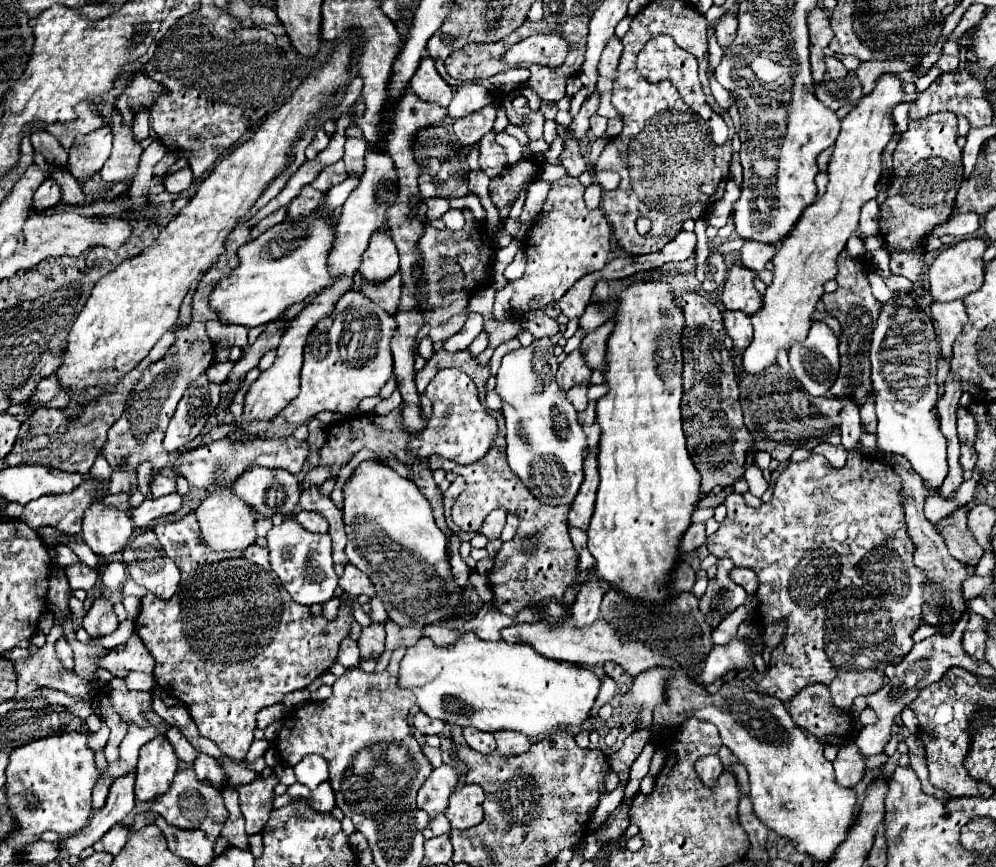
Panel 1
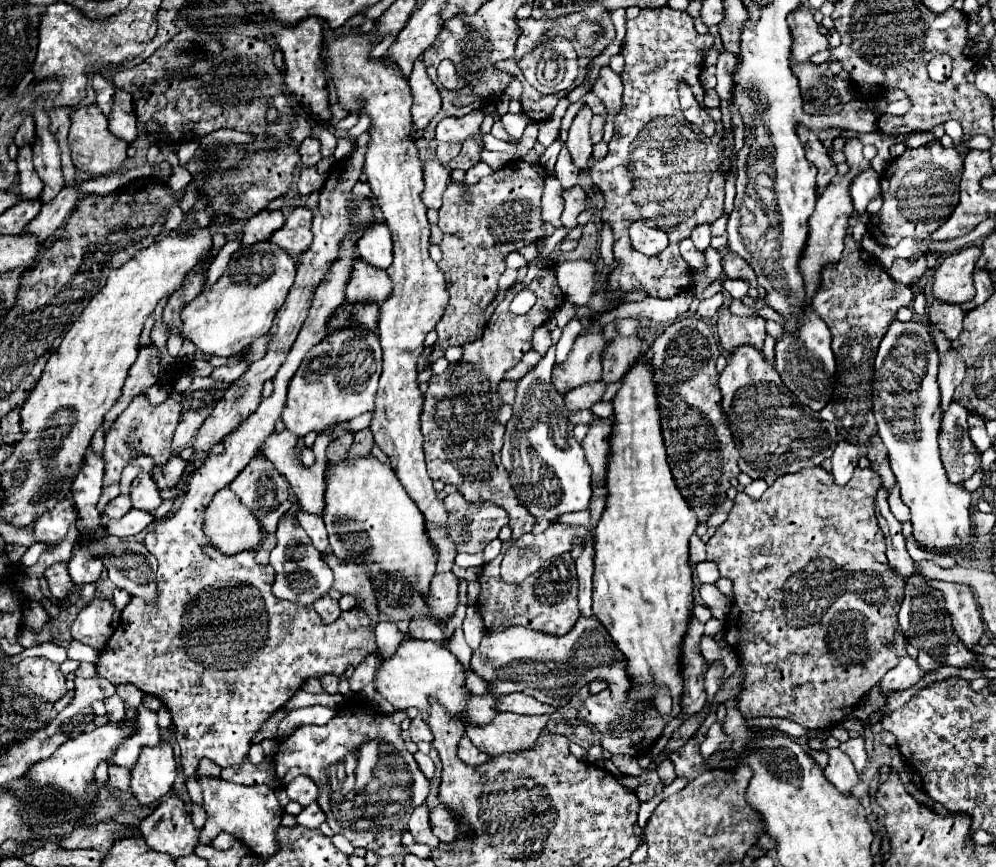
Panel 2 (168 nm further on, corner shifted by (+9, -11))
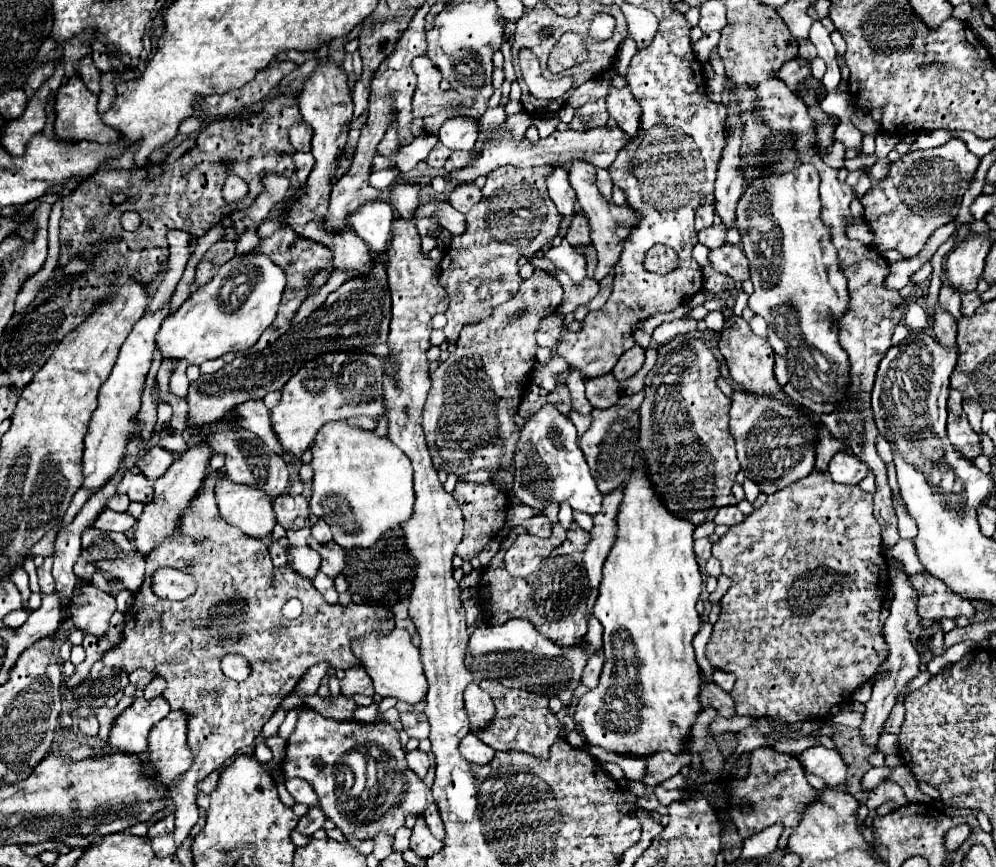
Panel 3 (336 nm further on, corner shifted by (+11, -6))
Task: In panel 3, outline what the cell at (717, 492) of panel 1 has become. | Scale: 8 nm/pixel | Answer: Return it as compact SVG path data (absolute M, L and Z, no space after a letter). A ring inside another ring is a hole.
M728 505L728 507L720 507L720 511L714 517L714 523L718 525L736 525L744 519L742 511L736 505Z

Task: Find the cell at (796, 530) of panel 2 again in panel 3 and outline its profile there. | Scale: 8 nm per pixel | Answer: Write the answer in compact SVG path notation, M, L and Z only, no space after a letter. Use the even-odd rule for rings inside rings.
M812 471L804 479L798 479L796 483L768 495L766 503L758 509L754 509L750 515L744 517L742 523L730 525L728 531L712 545L712 557L716 557L722 563L722 573L732 579L732 585L728 593L720 601L720 617L714 625L712 639L706 645L706 657L712 667L732 671L736 675L736 685L730 691L730 697L736 703L738 715L748 717L774 717L784 719L790 723L796 721L822 721L830 715L834 705L848 705L852 703L852 693L868 681L882 659L888 653L888 645L882 635L882 627L878 625L878 615L884 605L884 597L888 591L886 585L886 571L888 563L882 553L882 537L880 537L880 525L872 515L872 493L862 491L858 485L840 485L832 481L828 471Z

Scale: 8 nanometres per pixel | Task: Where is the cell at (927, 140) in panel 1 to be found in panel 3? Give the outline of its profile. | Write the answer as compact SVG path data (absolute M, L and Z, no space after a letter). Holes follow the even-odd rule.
M950 139L934 149L906 153L900 161L892 163L886 179L862 197L864 219L874 233L878 249L898 249L904 257L918 255L928 241L930 231L958 215L962 195L968 189L978 163L980 159L968 151L962 139Z

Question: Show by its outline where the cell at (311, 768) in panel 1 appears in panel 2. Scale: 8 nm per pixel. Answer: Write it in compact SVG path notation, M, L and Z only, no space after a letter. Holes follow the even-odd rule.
M308 776L294 778L286 786L286 792L288 792L290 800L294 800L294 802L298 802L302 806L308 806L308 804L312 804L318 798L318 788L316 788L316 784Z

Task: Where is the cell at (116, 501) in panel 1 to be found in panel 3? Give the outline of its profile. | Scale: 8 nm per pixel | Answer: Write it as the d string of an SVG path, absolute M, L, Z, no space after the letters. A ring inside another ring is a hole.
M114 495L112 499L108 499L108 509L112 509L112 511L126 511L128 509L128 503L130 503L130 499L128 499L128 495Z

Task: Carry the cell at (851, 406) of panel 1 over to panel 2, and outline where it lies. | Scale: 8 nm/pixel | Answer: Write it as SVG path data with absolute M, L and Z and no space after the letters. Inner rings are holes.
M844 440L836 446L834 456L832 456L832 476L834 476L836 484L844 486L852 478L852 472L858 466L860 454L862 454L862 450L858 446L846 444Z

